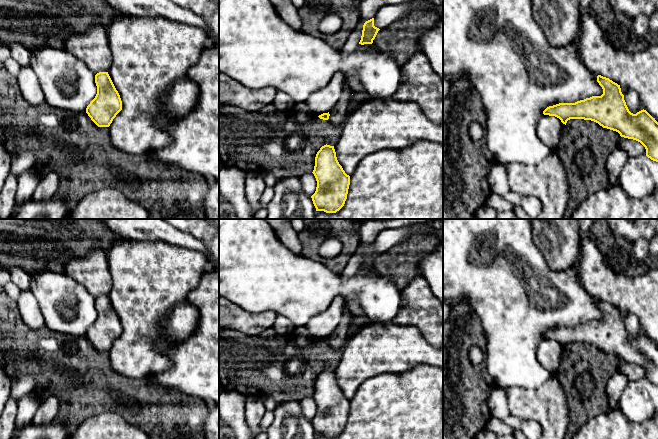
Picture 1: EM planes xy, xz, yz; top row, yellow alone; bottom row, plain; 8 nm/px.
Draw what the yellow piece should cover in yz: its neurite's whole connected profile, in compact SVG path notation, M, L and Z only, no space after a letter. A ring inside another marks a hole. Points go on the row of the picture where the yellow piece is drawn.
M598 75L597 82L603 89L601 96L549 106L543 114L557 117L565 125L570 119L594 121L618 132L621 137L640 142L646 149L646 156L658 162L658 122L655 118L644 109L631 113L620 85L609 78Z

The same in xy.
M108 72L95 75L97 94L86 108L86 113L98 127L109 127L122 110L122 101Z

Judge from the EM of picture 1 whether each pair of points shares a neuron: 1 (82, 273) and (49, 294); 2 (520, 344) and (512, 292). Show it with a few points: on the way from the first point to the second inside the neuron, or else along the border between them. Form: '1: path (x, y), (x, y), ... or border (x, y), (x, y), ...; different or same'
1: border (64, 272), (79, 282), (90, 294); different
2: path (514, 331), (512, 305); same

